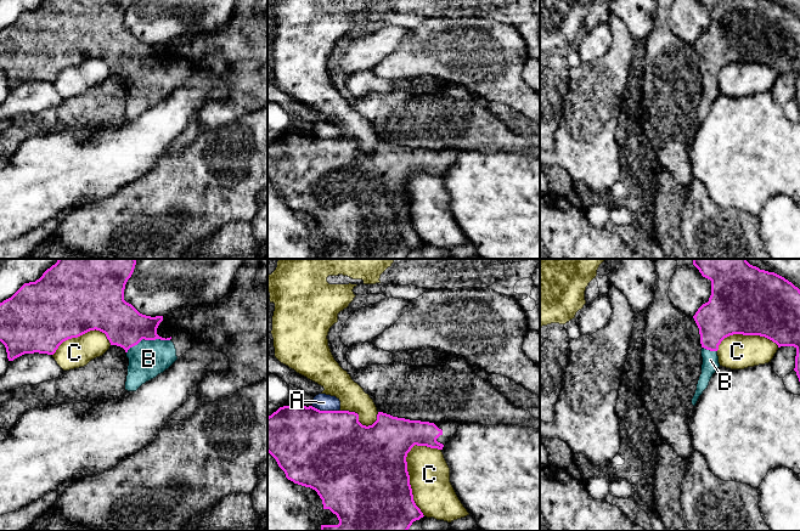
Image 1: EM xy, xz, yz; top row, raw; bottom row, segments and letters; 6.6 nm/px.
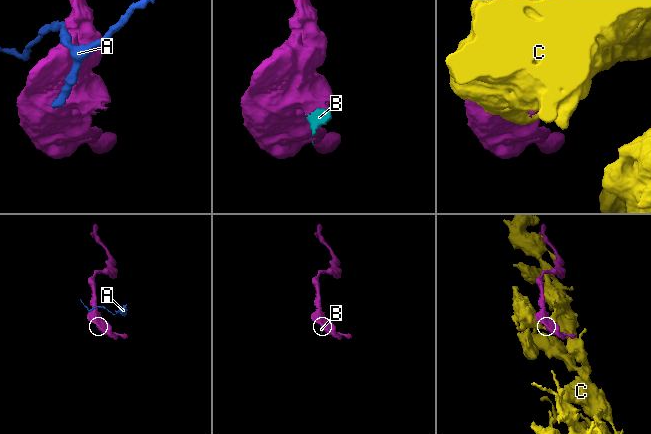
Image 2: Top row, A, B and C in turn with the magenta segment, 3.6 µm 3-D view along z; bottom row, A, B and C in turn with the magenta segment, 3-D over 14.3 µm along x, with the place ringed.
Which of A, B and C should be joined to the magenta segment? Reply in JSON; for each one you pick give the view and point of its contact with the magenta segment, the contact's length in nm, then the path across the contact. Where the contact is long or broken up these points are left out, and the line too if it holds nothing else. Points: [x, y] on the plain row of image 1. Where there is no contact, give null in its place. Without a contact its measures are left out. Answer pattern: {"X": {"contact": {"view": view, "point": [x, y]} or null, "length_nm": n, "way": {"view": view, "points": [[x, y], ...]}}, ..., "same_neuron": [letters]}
{"B": {"contact": {"view": "xy", "point": [147, 67]}, "length_nm": 300, "way": {"view": "xy", "points": [[123, 52], [141, 67], [147, 67], [148, 86]]}}, "same_neuron": ["B"]}

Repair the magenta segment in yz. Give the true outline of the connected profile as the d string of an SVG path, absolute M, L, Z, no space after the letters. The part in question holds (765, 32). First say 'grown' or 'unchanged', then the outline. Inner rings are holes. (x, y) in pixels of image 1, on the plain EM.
grown; M700 0L711 9L711 23L693 44L700 62L702 102L692 131L688 134L688 152L694 134L720 95L717 78L721 69L733 62L765 64L781 74L796 77L795 96L800 109L800 17L774 0Z

